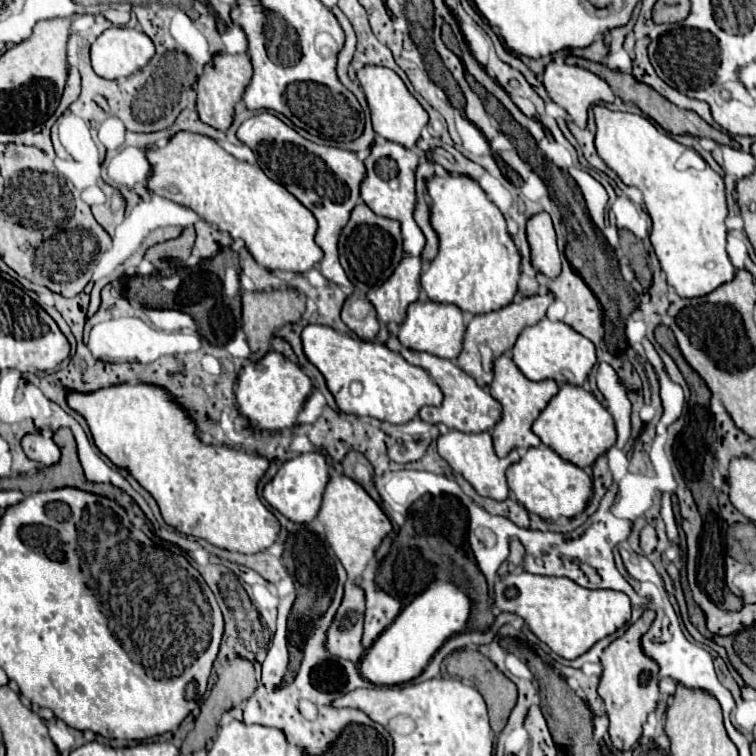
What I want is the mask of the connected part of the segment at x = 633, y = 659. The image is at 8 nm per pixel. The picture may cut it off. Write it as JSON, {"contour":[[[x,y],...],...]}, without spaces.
{"contour":[[[647,609],[623,637],[615,639],[601,655],[603,675],[599,683],[599,695],[609,715],[609,737],[617,751],[629,751],[643,733],[647,715],[657,709],[659,703],[659,667],[641,651],[641,635],[645,635],[655,619],[655,611]]]}

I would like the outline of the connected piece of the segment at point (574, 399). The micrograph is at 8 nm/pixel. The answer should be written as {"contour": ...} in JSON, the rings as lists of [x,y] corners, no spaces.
{"contour":[[[563,385],[559,389],[559,393],[549,401],[549,405],[533,423],[533,433],[543,441],[543,445],[551,447],[563,459],[583,469],[591,467],[597,457],[607,453],[617,441],[615,423],[609,411],[595,399],[595,395],[575,385]]]}

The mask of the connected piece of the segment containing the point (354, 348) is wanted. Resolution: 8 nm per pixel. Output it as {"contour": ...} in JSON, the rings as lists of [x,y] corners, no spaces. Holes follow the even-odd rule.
{"contour":[[[307,325],[301,333],[301,341],[305,357],[323,373],[327,387],[343,413],[373,417],[391,425],[403,425],[415,419],[421,407],[439,407],[443,403],[443,391],[423,367],[407,363],[401,353],[391,351],[381,343],[353,339],[325,325]],[[353,381],[363,385],[363,391],[357,397],[349,391]]]}

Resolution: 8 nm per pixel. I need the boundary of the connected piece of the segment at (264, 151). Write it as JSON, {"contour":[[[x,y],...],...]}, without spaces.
{"contour":[[[263,111],[251,119],[247,119],[239,131],[237,137],[255,149],[259,157],[261,169],[275,181],[283,183],[285,189],[295,195],[319,221],[317,229],[317,245],[323,249],[323,259],[319,263],[319,271],[333,283],[351,287],[349,277],[345,275],[339,255],[337,255],[337,243],[341,235],[341,227],[349,221],[349,215],[355,205],[361,203],[359,185],[365,177],[365,165],[357,159],[353,151],[337,149],[337,147],[325,147],[317,145],[305,137],[301,137],[295,129],[287,127],[279,117]]]}

